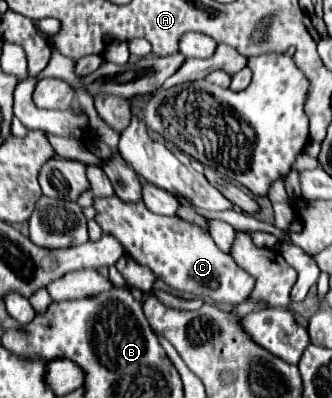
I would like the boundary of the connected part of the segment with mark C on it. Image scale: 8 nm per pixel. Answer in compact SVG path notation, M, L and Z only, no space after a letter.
M116 195L96 197L94 209L94 219L102 227L102 233L110 233L114 239L118 239L128 257L148 267L154 273L154 277L164 281L170 289L228 305L242 303L252 291L254 279L238 267L232 255L222 253L216 247L206 229L198 229L198 225L190 225L180 217L164 217L150 213L150 209L142 205L142 201L126 203Z

